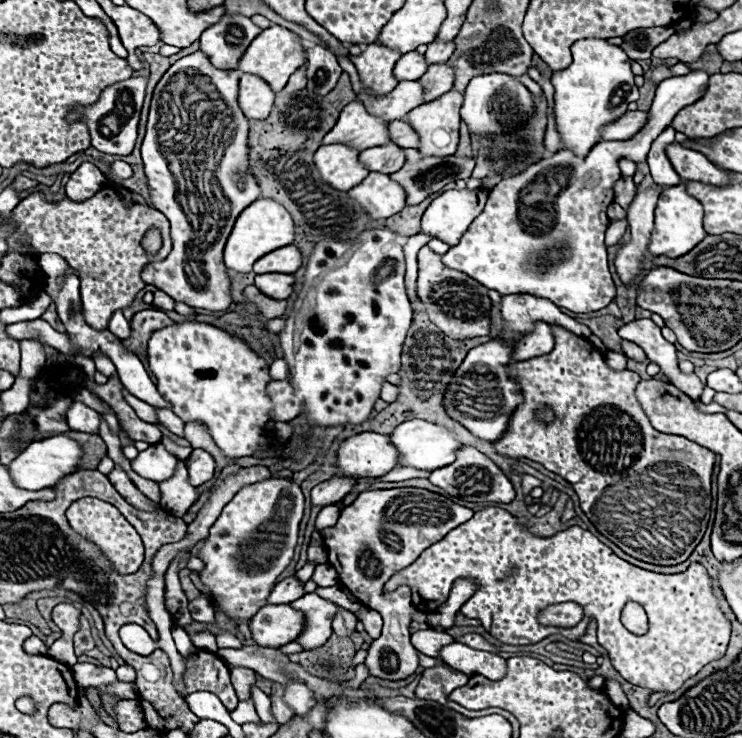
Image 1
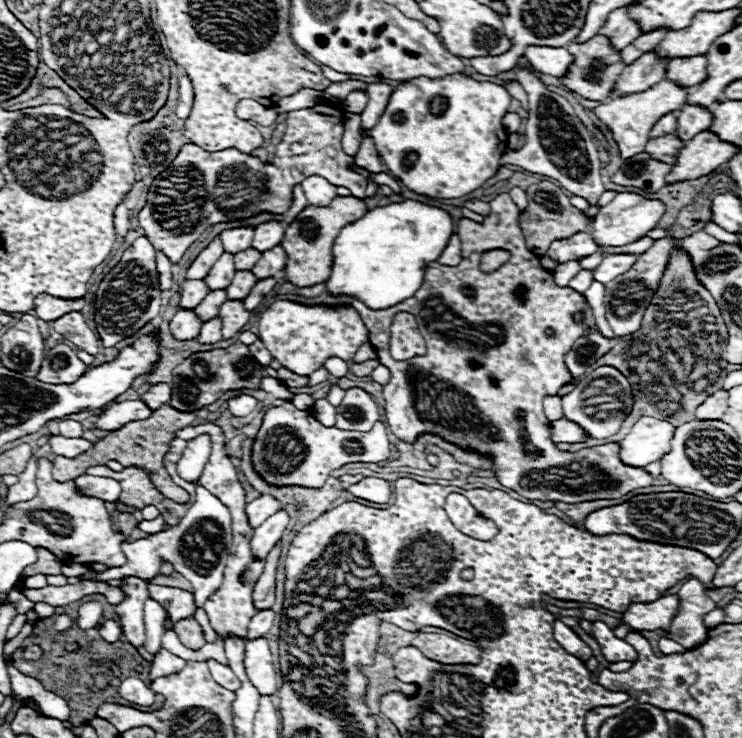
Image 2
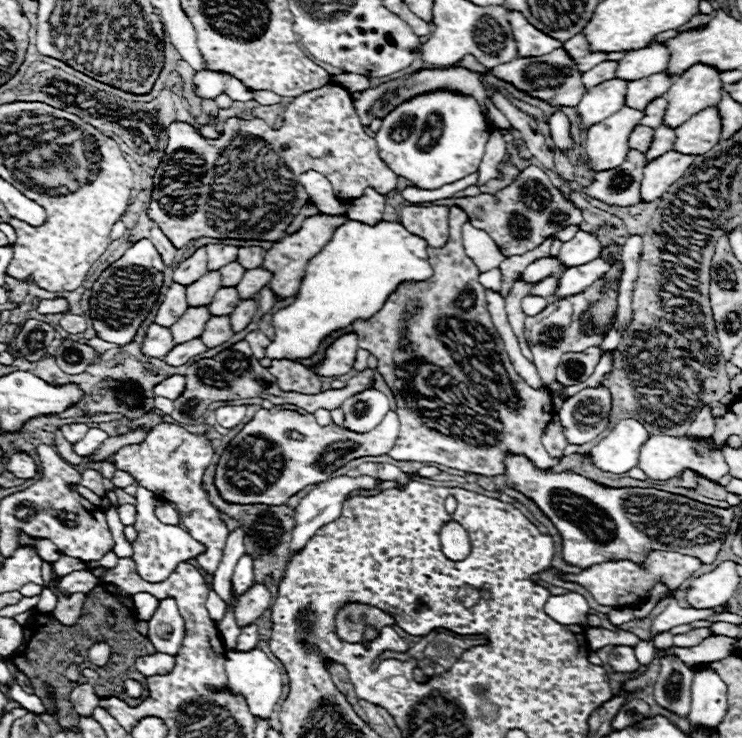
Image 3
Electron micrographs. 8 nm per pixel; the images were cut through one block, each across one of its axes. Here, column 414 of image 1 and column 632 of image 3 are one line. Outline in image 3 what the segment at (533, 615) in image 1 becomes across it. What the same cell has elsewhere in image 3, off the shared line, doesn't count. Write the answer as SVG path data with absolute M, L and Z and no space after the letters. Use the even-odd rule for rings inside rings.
M654 550L646 556L646 560L642 564L630 562L630 560L610 560L610 562L602 562L602 564L594 564L586 570L582 570L580 574L566 574L568 582L576 582L580 586L584 586L602 606L612 606L612 608L632 608L638 606L644 596L648 594L648 590L652 586L656 586L658 582L664 582L668 588L678 588L688 576L692 576L698 568L702 566L702 562L694 556L686 556L686 554L678 554L678 552L660 552Z

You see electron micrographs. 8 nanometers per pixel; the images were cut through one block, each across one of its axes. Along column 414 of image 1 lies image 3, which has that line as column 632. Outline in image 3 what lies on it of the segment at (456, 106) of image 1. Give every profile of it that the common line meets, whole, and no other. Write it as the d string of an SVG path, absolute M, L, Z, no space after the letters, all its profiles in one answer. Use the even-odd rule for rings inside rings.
M624 106L606 120L590 126L586 134L586 154L590 168L602 172L618 168L628 156L628 138L642 120L642 110Z

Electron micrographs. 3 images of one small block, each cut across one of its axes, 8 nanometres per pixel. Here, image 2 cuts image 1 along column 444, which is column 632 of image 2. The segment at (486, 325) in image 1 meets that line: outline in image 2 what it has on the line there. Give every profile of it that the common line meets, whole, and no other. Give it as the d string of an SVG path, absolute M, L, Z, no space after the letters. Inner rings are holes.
M672 238L656 240L656 244L648 252L638 256L638 262L626 274L620 274L618 278L614 278L612 282L606 284L606 296L604 296L606 318L608 318L608 324L616 336L634 334L642 326L644 310L660 286L662 274L668 266L668 260L670 260L670 254L674 252L674 248L676 248L676 242Z

